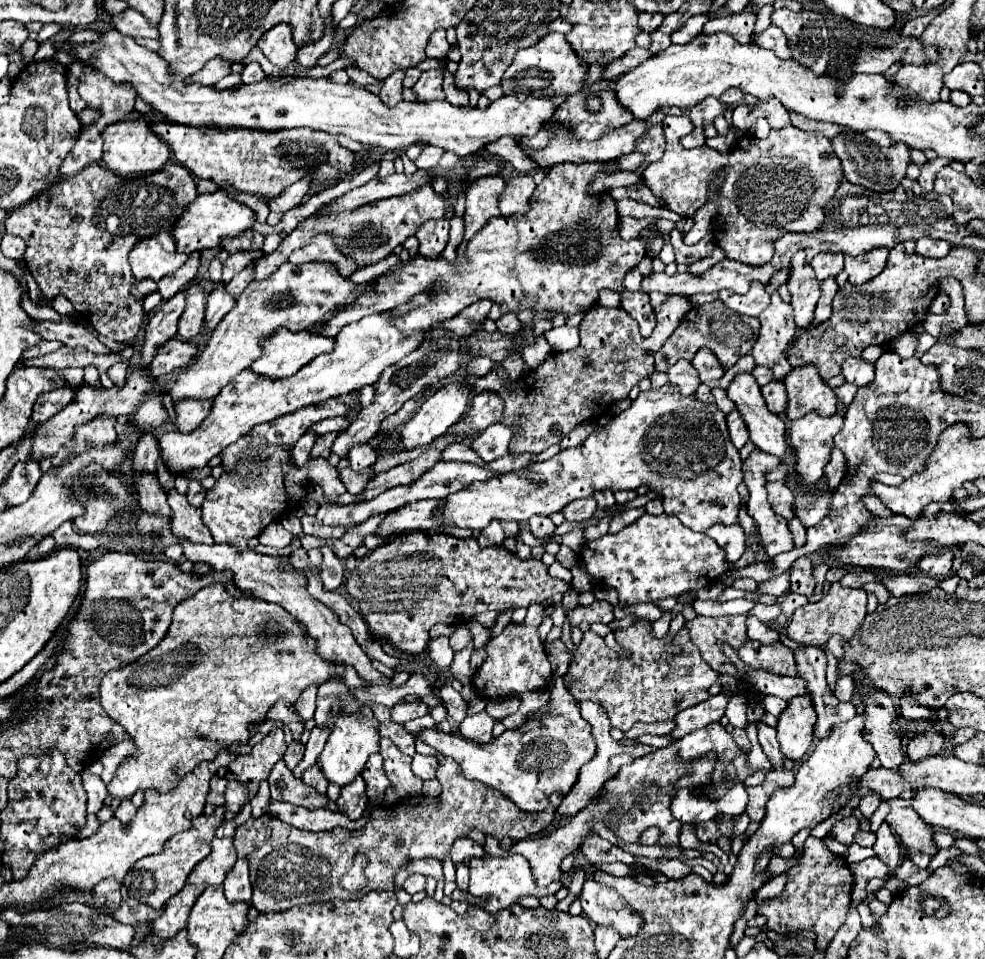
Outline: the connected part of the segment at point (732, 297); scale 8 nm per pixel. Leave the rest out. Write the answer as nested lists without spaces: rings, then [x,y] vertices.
[[[754,282],[744,296],[734,294],[730,290],[720,290],[718,294],[720,294],[720,300],[730,310],[734,310],[738,314],[746,314],[746,316],[758,316],[770,302],[770,294],[766,292],[764,284],[760,284],[760,282]]]

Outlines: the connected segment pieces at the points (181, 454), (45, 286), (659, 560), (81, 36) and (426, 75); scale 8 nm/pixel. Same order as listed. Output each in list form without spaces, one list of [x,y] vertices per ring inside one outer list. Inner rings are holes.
[[[384,312],[384,314],[370,314],[368,318],[362,318],[360,322],[352,322],[344,326],[336,336],[336,346],[330,354],[320,354],[308,366],[302,366],[296,376],[282,378],[280,382],[264,382],[264,378],[256,378],[252,370],[242,370],[228,386],[220,390],[220,394],[214,398],[214,406],[210,416],[190,434],[182,432],[166,432],[160,436],[160,458],[170,474],[184,474],[192,468],[206,466],[224,446],[236,442],[240,436],[244,436],[252,426],[270,422],[274,418],[280,418],[284,414],[290,414],[302,406],[318,404],[328,398],[336,398],[342,394],[348,394],[352,390],[360,390],[366,384],[374,384],[378,376],[388,368],[394,366],[400,358],[408,356],[420,342],[424,340],[424,332],[404,336],[392,320],[398,318],[396,312]]]
[[[170,162],[164,166],[164,170],[140,178],[120,178],[100,164],[90,164],[76,176],[62,178],[44,194],[38,194],[24,206],[12,210],[6,218],[6,232],[26,240],[26,268],[40,286],[46,302],[58,294],[66,296],[72,306],[86,318],[86,322],[90,322],[102,336],[126,344],[138,336],[146,316],[142,308],[144,298],[136,302],[130,292],[134,278],[128,266],[128,254],[132,246],[140,242],[140,238],[148,238],[148,234],[158,234],[160,230],[170,232],[176,218],[184,214],[196,196],[196,180],[188,168],[180,166],[180,162]]]
[[[644,514],[618,534],[604,534],[586,542],[580,556],[592,580],[616,588],[620,602],[628,606],[638,602],[658,602],[668,596],[700,590],[714,584],[718,576],[730,568],[742,568],[754,562],[770,560],[760,548],[758,554],[746,552],[736,564],[728,564],[724,550],[720,550],[720,546],[710,536],[686,528],[676,516],[670,514]]]
[[[82,30],[75,32],[68,40],[70,44],[84,44],[84,42],[94,42],[98,39],[101,31]]]
[[[426,70],[418,78],[418,82],[412,86],[412,92],[416,94],[416,100],[420,102],[432,102],[432,100],[442,100],[442,70]]]

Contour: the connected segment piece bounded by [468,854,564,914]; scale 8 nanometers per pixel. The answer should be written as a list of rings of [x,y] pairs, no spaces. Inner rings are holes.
[[[510,854],[506,858],[472,858],[470,864],[470,888],[468,892],[474,896],[492,896],[490,902],[486,904],[486,912],[490,914],[498,914],[500,910],[506,910],[508,906],[516,906],[520,898],[524,896],[548,896],[548,894],[556,894],[556,890],[564,888],[562,880],[554,880],[552,884],[540,888],[536,886],[536,880],[532,878],[532,868],[528,866],[528,860],[520,854]]]

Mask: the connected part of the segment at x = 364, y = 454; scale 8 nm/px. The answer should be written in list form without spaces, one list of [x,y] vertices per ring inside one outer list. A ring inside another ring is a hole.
[[[358,444],[348,454],[350,468],[356,470],[356,472],[370,466],[370,464],[374,464],[374,458],[376,458],[376,454],[374,454],[374,448],[370,444]]]

